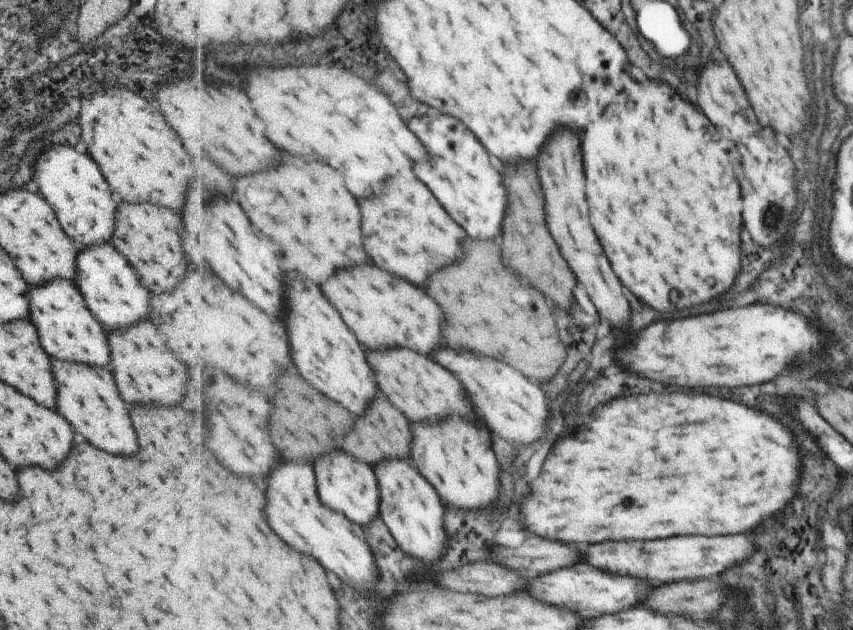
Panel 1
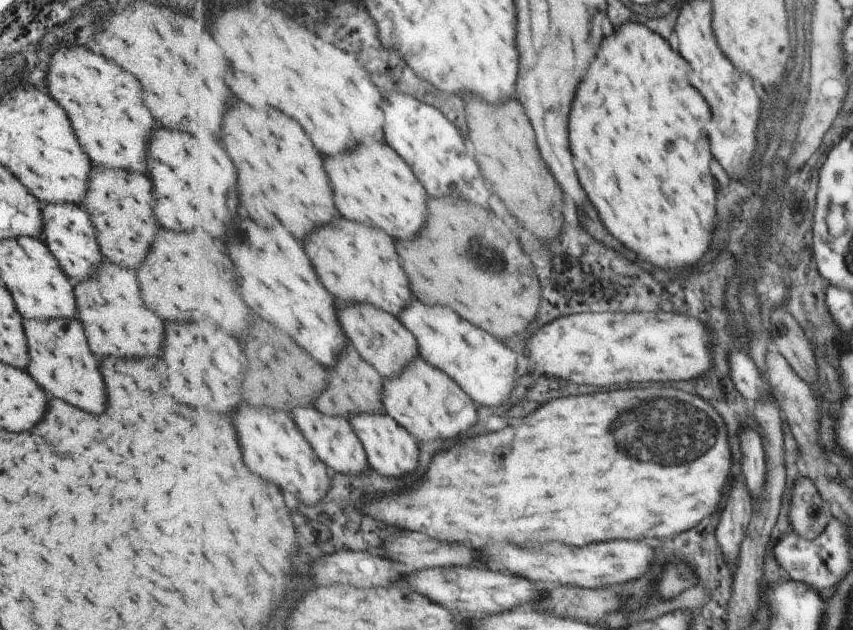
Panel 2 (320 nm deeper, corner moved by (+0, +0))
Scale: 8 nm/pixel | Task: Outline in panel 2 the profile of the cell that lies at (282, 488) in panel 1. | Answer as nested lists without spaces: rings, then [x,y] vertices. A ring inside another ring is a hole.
[[[245,402],[235,412],[233,422],[239,432],[239,442],[243,444],[243,454],[247,456],[247,466],[255,474],[277,482],[283,490],[291,490],[293,482],[293,492],[299,496],[299,500],[311,504],[311,507],[321,502],[331,486],[332,471],[317,456],[315,449],[305,440],[303,432],[287,412],[275,408],[253,408]]]

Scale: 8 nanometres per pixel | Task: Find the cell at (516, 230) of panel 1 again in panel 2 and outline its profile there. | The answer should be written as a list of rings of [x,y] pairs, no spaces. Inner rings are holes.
[[[469,96],[466,108],[471,142],[477,150],[477,158],[483,162],[483,168],[491,170],[493,186],[497,186],[497,190],[503,188],[503,192],[511,192],[497,196],[507,204],[511,214],[515,214],[527,228],[533,230],[533,235],[543,240],[559,238],[565,224],[563,192],[547,170],[537,146],[533,124],[525,114],[523,104],[517,98],[505,100],[503,104],[489,104],[477,96]]]

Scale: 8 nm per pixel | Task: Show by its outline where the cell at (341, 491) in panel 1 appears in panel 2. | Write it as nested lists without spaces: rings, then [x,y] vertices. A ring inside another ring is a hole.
[[[303,406],[303,408],[295,408],[295,420],[299,428],[303,428],[303,434],[307,436],[307,440],[311,440],[311,446],[315,449],[317,456],[332,472],[359,474],[361,470],[367,468],[369,462],[366,448],[347,416],[327,416],[317,408]]]

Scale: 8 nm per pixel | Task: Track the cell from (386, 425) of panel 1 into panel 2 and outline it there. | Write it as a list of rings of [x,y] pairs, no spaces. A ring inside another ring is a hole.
[[[347,344],[343,348],[343,356],[339,356],[339,364],[331,368],[331,392],[329,386],[321,392],[321,396],[315,400],[315,406],[325,414],[351,416],[360,412],[383,413],[385,404],[382,399],[382,390],[385,377],[371,364],[367,364],[365,358],[359,356],[359,352]]]

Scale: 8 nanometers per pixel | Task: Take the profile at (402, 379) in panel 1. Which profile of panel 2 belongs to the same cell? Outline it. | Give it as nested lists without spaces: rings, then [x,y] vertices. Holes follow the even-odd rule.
[[[339,300],[339,322],[343,324],[347,338],[361,352],[361,356],[371,363],[385,379],[405,371],[421,354],[418,338],[407,330],[407,326],[401,324],[399,318],[371,304],[351,304],[351,302]]]

